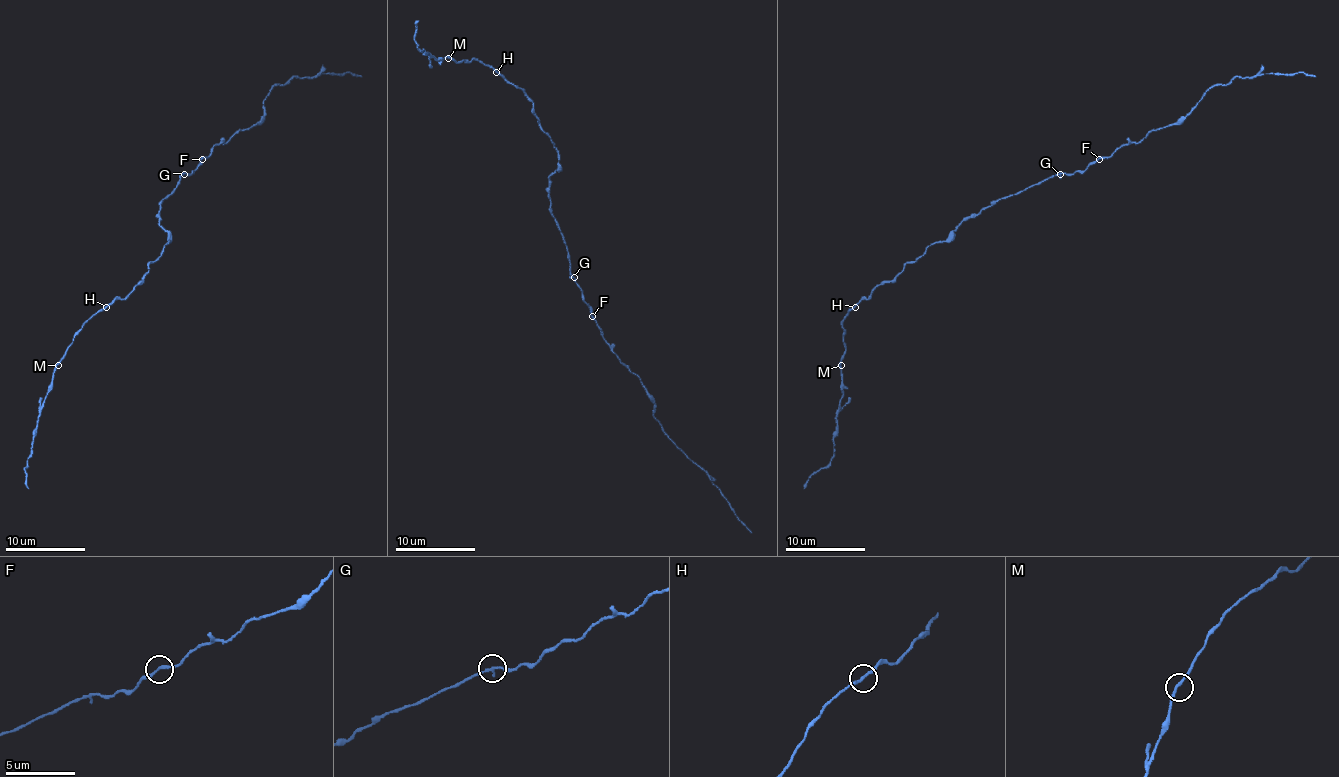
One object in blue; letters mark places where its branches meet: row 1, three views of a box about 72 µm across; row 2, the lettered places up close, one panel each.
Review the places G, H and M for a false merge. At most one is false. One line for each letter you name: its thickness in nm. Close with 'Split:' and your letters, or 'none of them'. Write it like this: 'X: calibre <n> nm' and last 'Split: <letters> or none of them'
Split: none of them

